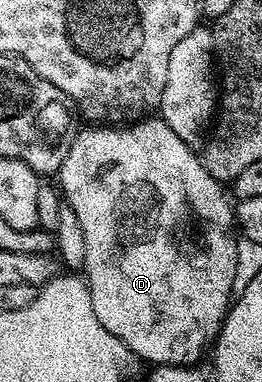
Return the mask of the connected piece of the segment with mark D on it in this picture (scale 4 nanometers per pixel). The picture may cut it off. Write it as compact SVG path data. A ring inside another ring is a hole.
M143 118L129 126L82 126L78 133L66 145L66 157L56 173L61 195L65 203L80 218L80 230L84 230L84 243L88 254L84 279L92 294L92 310L100 318L100 326L108 334L116 334L124 346L133 352L139 361L147 360L150 366L160 364L184 364L193 366L218 338L222 323L230 311L232 297L235 295L234 283L238 280L238 240L236 235L236 212L232 207L231 197L223 185L203 164L201 155L191 145L186 144L176 135L176 130L168 126L161 118Z

